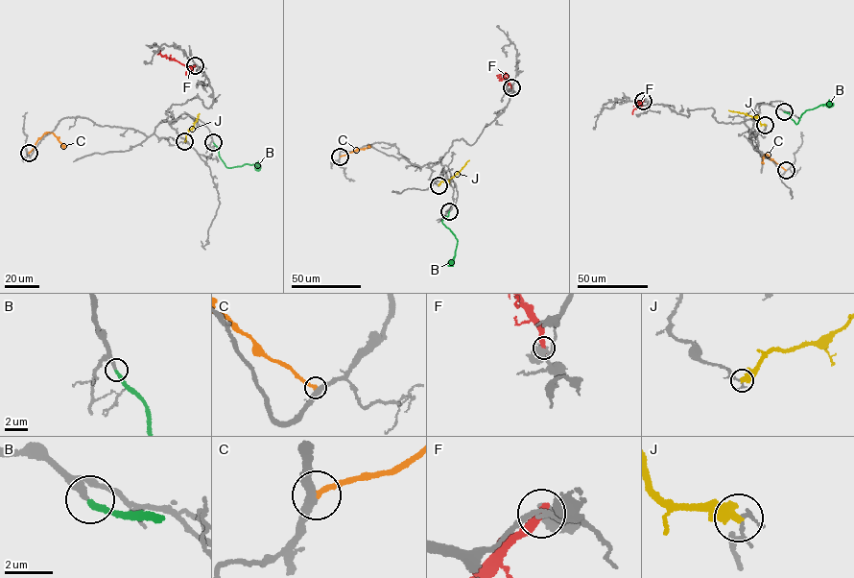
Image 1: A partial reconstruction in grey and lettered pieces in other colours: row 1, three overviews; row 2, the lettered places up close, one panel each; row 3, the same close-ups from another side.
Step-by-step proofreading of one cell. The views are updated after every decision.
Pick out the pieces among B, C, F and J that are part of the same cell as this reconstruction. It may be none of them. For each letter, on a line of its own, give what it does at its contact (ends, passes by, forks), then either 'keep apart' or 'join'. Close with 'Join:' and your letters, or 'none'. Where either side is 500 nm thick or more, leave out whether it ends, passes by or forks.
B: it ends; join
C: it ends; keep apart
F: it ends; keep apart
J: keep apart
Join: B

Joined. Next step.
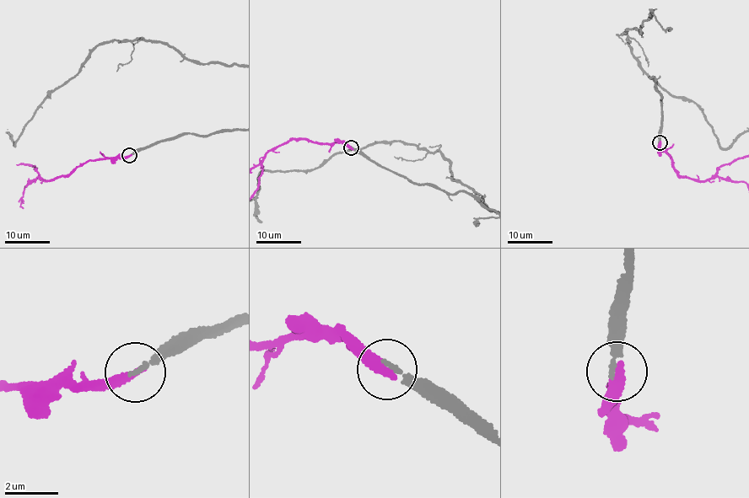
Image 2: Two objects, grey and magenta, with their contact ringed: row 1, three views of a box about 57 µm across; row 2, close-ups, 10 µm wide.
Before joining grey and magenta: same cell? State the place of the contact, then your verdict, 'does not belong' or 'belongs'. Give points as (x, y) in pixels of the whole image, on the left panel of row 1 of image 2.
(129, 155) | belongs

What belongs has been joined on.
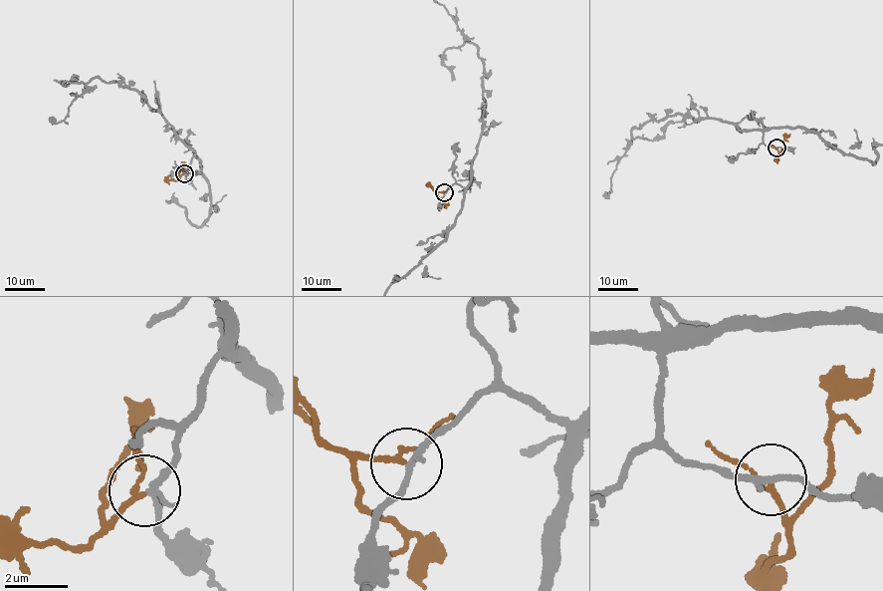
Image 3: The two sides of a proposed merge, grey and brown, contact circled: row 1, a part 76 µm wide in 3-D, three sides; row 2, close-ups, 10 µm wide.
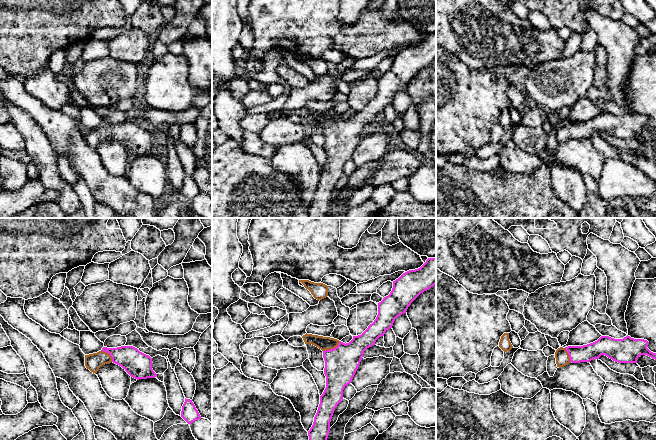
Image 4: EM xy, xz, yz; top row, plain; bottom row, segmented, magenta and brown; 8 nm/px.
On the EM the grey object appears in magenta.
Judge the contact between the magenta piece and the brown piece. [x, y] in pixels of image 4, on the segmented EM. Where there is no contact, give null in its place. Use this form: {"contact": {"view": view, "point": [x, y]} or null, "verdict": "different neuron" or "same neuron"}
{"contact": {"view": "xz", "point": [332, 349]}, "verdict": "same neuron"}

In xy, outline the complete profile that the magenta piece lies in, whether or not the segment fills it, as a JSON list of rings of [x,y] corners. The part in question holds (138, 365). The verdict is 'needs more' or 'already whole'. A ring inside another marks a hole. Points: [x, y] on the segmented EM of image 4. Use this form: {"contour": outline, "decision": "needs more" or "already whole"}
{"contour": [[[133,346],[103,347],[97,353],[85,355],[86,368],[95,374],[102,365],[111,362],[121,366],[131,377],[137,380],[157,376],[152,369],[152,358]]], "decision": "needs more"}

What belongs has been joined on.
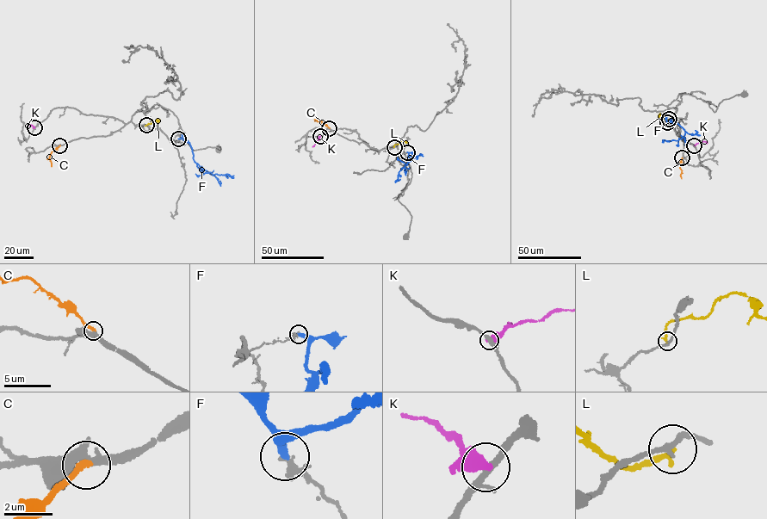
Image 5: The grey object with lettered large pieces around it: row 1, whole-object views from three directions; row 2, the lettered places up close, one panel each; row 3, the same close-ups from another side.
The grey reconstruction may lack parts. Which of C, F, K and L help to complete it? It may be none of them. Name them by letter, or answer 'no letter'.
C

